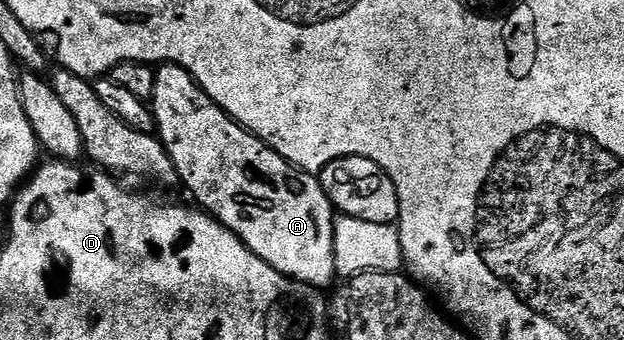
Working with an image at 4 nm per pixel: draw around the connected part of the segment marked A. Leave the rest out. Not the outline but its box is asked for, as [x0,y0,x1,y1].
[150,63,337,289]

